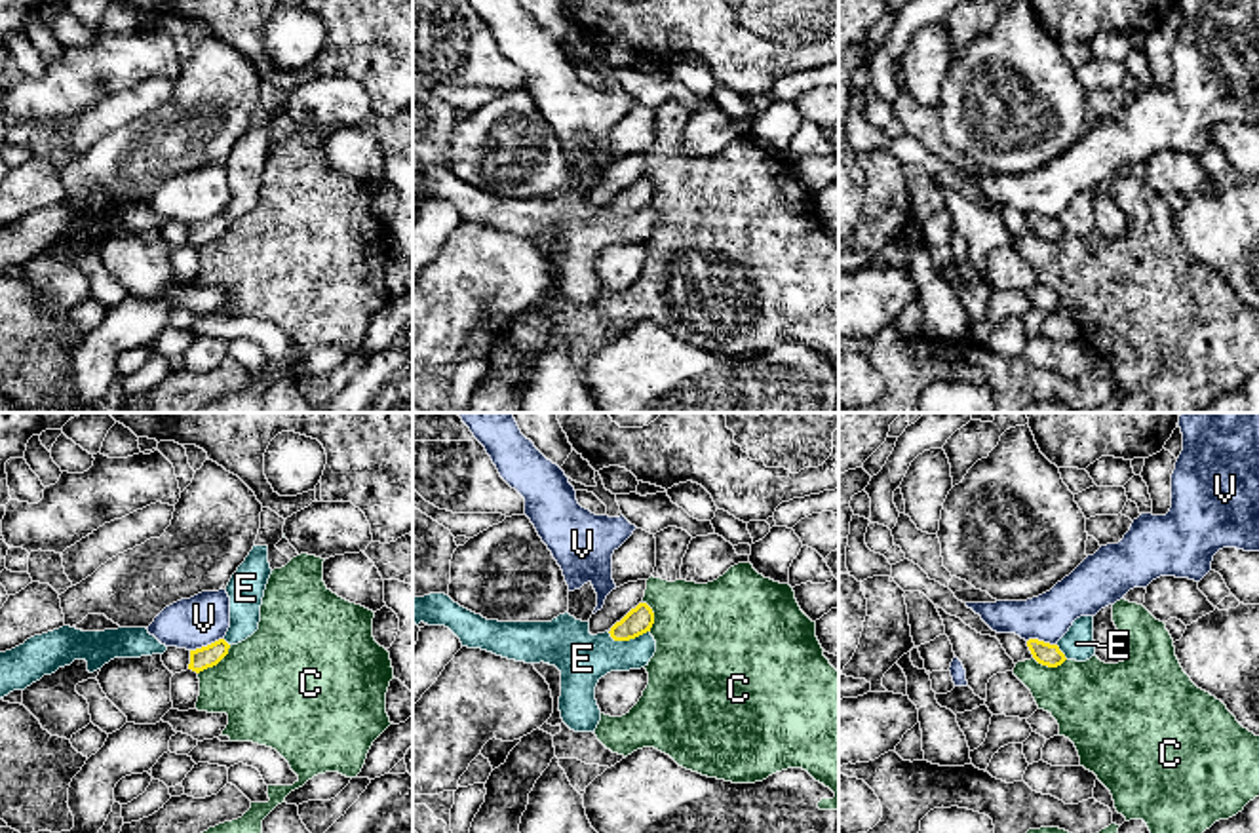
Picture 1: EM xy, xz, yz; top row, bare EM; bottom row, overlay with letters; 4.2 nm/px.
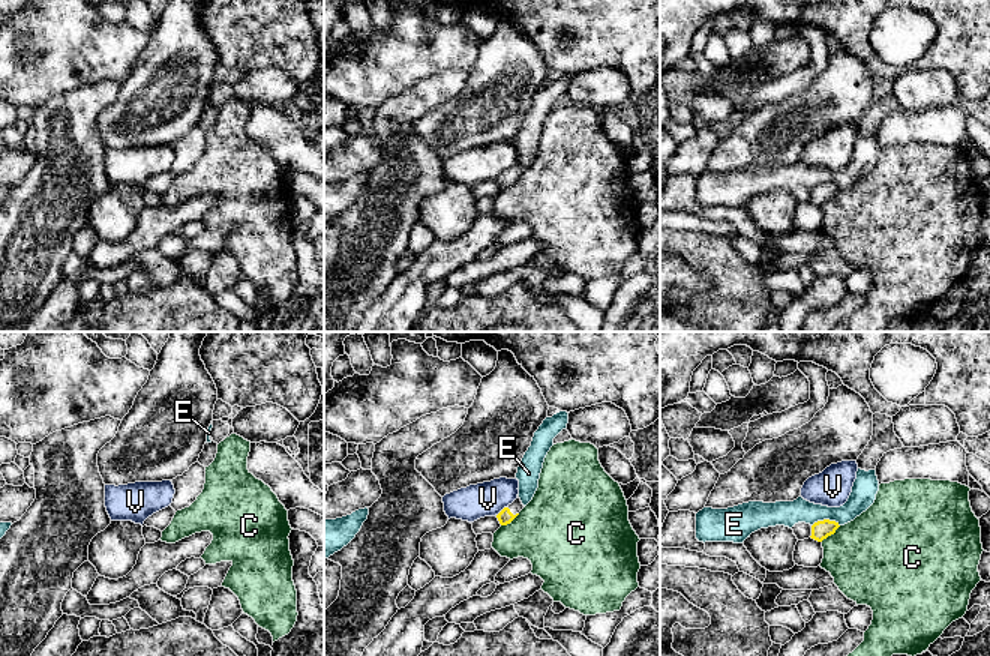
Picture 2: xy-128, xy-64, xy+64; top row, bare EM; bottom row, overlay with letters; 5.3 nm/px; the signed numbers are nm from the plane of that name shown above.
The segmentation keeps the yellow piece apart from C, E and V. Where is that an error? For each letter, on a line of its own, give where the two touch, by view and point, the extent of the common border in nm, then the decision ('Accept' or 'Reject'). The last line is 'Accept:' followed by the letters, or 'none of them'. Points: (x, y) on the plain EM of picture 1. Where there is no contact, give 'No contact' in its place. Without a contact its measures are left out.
C: Touches yellow at xy (215, 238). Shared border 190 nm. Reject
E: Touches yellow at xz (628, 213). Shared border 180 nm. Reject
V: Touches yellow at xy (208, 219). Shared border 160 nm. Reject
Accept: none of them

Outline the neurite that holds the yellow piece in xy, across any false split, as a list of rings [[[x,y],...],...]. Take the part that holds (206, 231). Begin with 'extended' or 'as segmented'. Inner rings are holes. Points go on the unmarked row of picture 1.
as segmented; [[[219,213],[207,221],[190,224],[190,238],[188,243],[200,247],[207,242],[217,240],[226,228],[230,219],[224,213]]]

